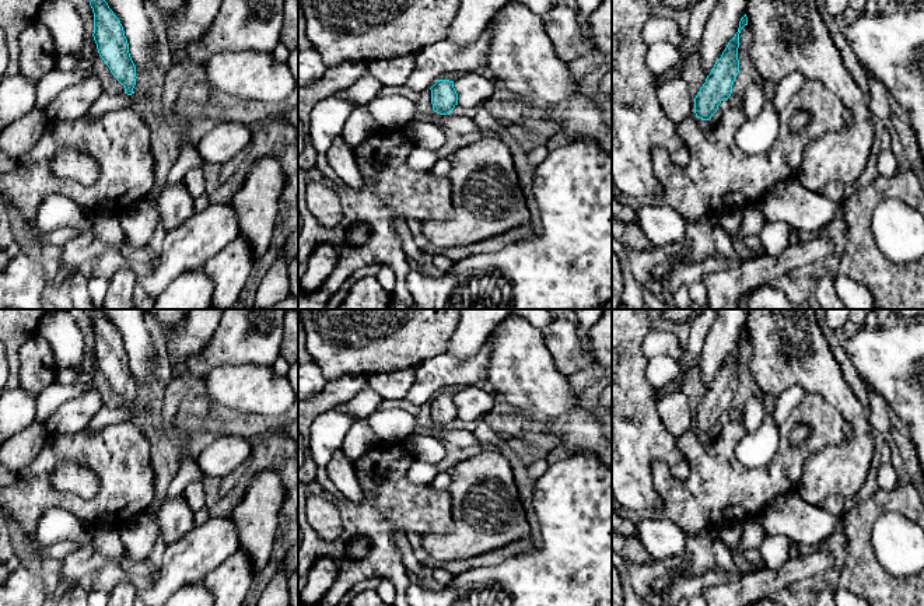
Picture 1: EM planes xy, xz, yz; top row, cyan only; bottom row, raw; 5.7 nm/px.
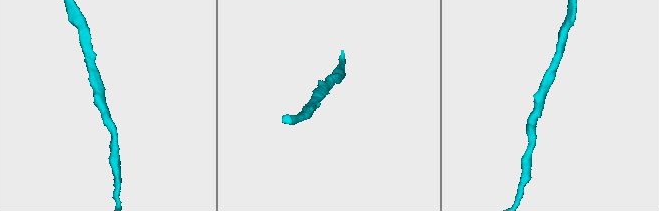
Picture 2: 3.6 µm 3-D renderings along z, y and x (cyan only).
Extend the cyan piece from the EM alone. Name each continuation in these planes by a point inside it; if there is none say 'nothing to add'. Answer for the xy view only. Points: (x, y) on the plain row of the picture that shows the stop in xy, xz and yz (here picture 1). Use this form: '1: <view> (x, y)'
nothing to add

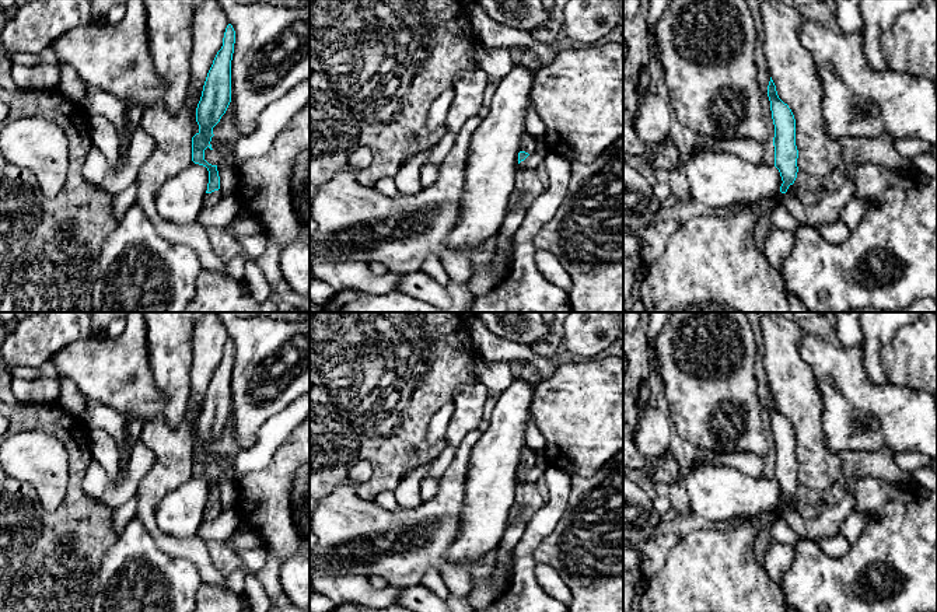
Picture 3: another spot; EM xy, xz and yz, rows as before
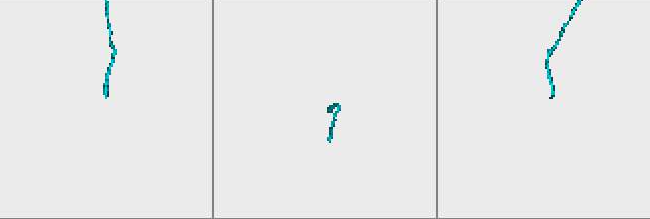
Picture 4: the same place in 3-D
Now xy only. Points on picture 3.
1: xy (210, 513)

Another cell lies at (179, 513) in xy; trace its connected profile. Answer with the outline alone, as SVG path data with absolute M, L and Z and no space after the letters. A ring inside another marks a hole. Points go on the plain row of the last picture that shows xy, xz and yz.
M192 476L157 504L155 522L158 528L178 538L196 535L203 521L207 497L207 482Z

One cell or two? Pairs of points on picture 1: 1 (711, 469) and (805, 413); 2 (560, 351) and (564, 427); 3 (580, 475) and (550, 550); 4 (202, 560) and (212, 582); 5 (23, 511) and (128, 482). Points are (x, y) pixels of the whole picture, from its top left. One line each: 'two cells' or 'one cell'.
1: one cell
2: two cells
3: one cell
4: two cells
5: one cell

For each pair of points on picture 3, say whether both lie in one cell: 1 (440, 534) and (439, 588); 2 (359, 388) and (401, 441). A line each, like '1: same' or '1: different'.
1: different
2: same

